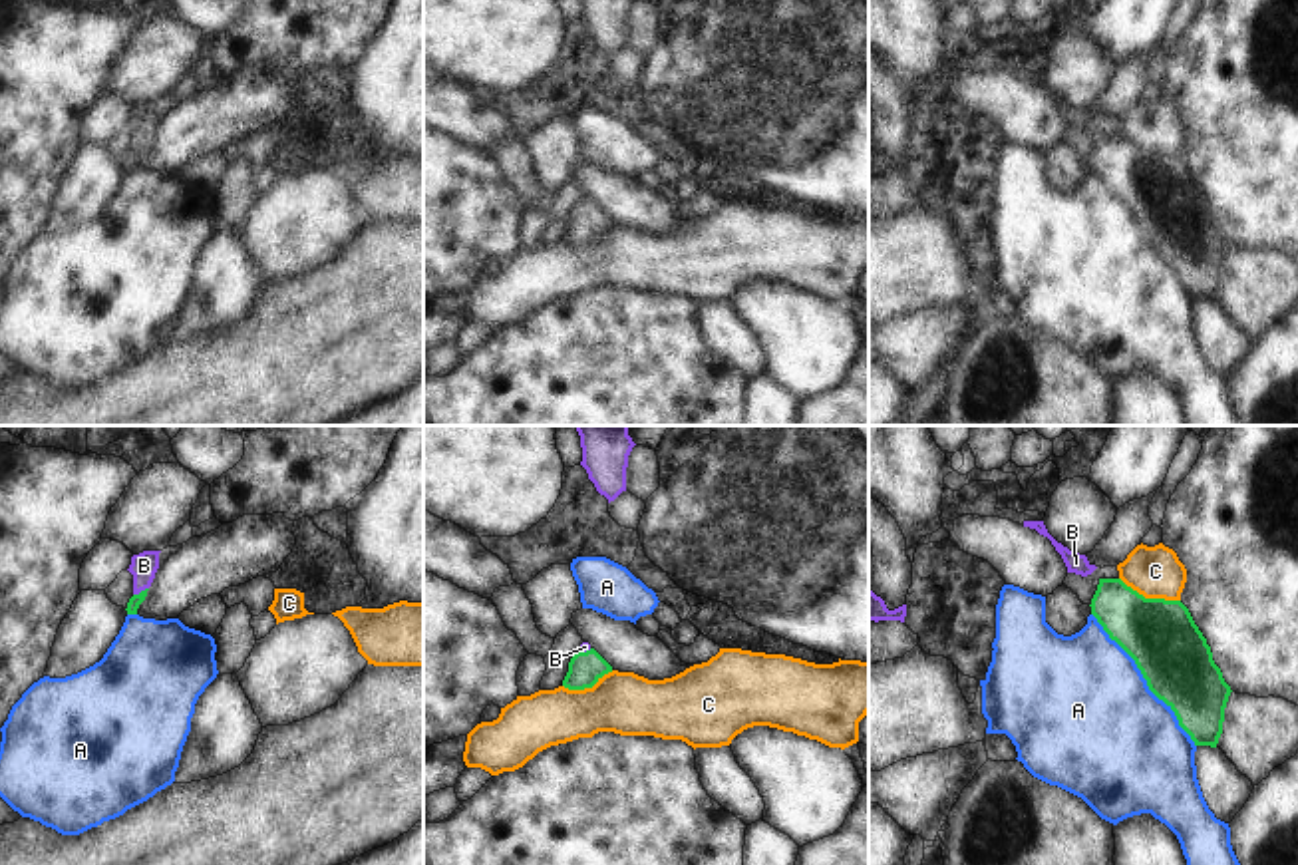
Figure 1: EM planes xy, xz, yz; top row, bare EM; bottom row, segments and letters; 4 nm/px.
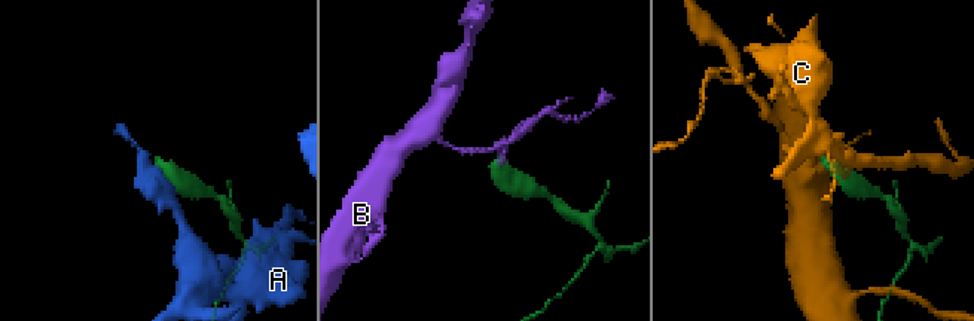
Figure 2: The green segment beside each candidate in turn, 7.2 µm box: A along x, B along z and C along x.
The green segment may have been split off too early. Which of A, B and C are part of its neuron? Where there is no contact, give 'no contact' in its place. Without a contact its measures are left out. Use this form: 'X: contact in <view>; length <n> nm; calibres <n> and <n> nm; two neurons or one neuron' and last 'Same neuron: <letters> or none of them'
A: contact in yz; length 700 nm; calibres 300 and 480 nm; two neurons
B: contact in xy; length 70 nm; calibres 50 and 110 nm; one neuron
C: contact in yz; length 260 nm; calibres 300 and 200 nm; two neurons
Same neuron: B

